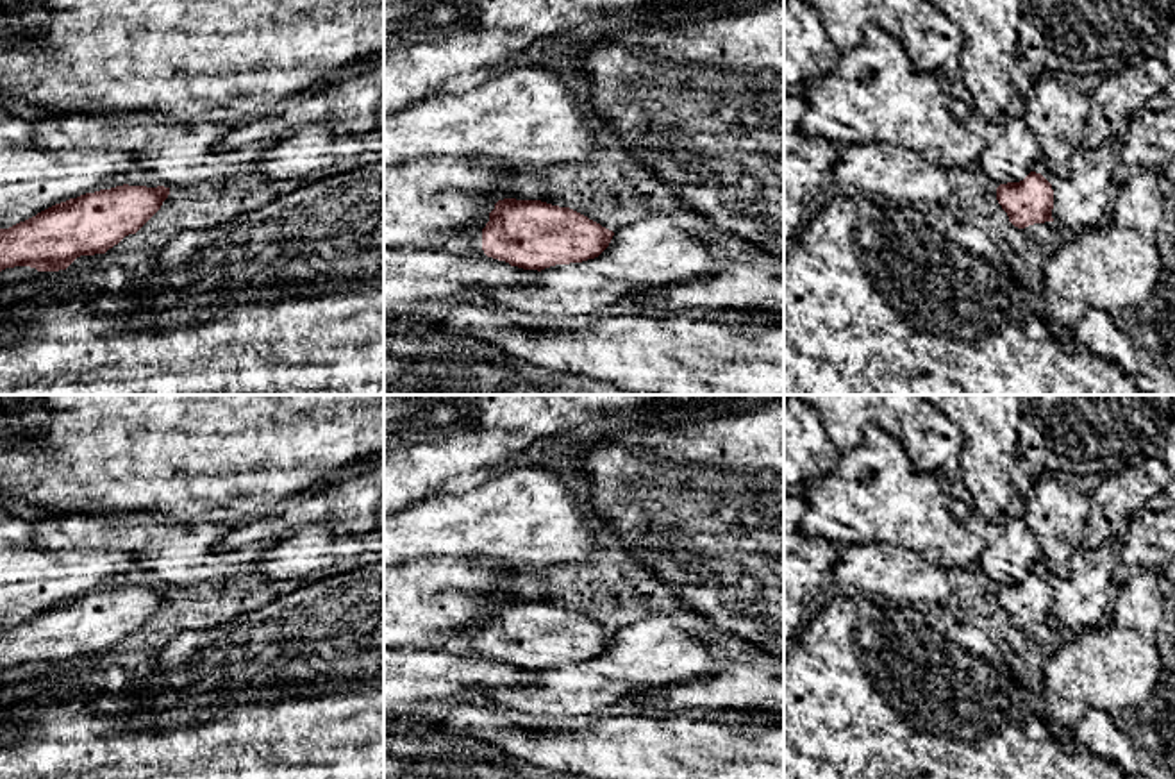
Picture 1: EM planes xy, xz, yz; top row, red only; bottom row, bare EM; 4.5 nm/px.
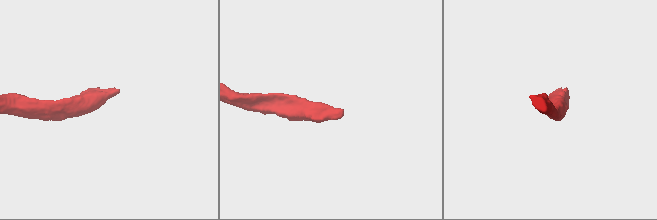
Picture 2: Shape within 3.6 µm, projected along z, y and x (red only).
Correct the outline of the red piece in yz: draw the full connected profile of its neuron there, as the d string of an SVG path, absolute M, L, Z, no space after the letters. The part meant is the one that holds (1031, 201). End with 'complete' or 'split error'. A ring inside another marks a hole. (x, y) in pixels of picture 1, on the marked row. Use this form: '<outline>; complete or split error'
M1030 172L1020 182L1000 184L996 200L1018 229L1054 222L1054 189L1041 173Z; complete

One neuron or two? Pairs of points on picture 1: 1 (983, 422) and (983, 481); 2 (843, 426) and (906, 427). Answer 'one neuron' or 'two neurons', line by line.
1: one neuron
2: one neuron

